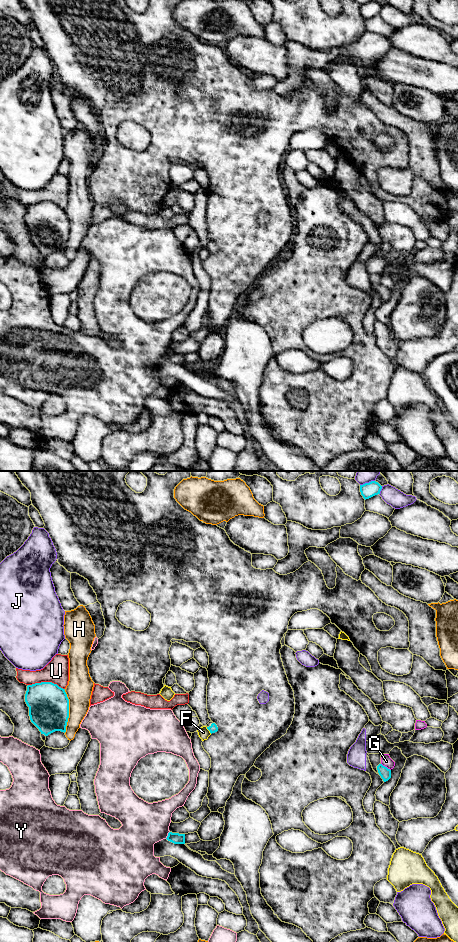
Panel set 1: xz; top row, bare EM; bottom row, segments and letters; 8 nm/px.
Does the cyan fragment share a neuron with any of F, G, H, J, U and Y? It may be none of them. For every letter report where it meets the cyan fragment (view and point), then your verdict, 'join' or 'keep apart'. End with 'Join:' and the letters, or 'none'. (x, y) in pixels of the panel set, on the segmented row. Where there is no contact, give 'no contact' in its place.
F: meets cyan in xz at (208, 729); keep apart
G: meets cyan in xz at (386, 767); keep apart
H: meets cyan in xz at (68, 711); keep apart
J: meets cyan in xz at (380, 490); keep apart
U: meets cyan in xz at (46, 682); keep apart
Y: meets cyan in xz at (168, 835); keep apart
Join: none

